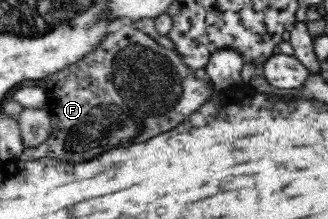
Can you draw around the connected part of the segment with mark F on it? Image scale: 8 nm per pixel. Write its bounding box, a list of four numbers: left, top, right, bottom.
[17,24,214,163]

